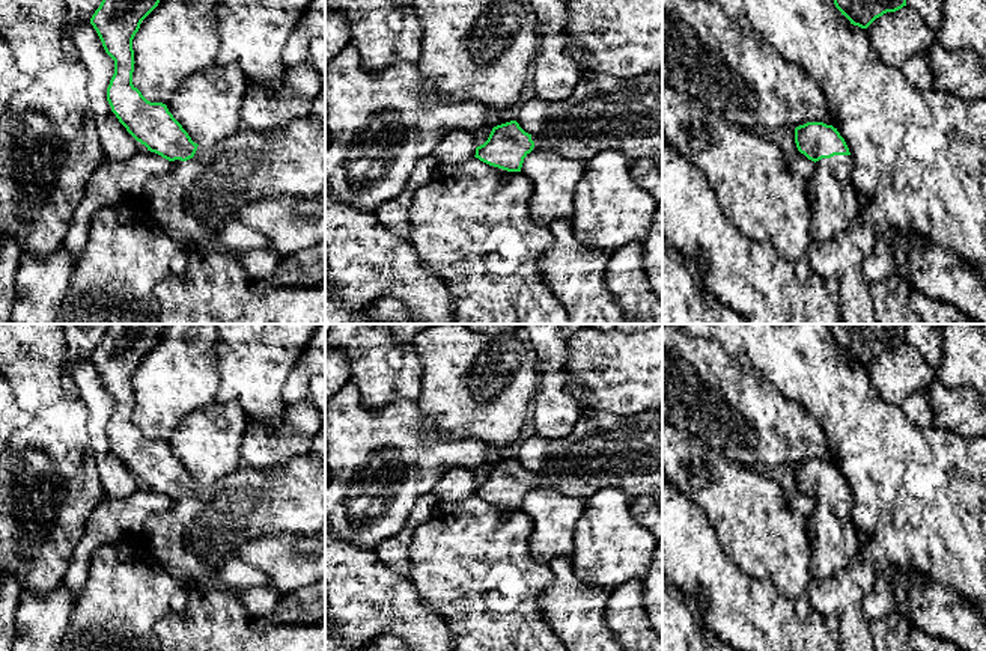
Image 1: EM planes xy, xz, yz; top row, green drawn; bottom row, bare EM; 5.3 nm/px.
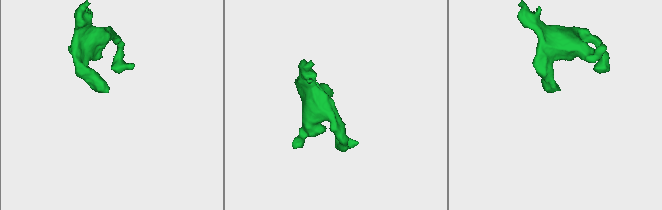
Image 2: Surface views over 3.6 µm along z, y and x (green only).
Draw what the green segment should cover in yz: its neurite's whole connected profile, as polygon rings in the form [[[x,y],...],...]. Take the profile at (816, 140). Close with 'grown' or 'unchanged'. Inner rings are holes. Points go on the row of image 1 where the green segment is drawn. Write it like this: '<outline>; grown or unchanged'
[[[807,122],[795,128],[795,143],[801,154],[814,163],[813,175],[805,181],[811,205],[813,241],[825,243],[841,234],[857,217],[860,203],[852,187],[852,157],[837,128],[823,122]]]; grown

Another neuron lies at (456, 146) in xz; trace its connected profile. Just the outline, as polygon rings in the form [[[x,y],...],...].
[[[461,130],[450,131],[434,149],[432,157],[440,164],[456,164],[476,155],[474,136]]]

